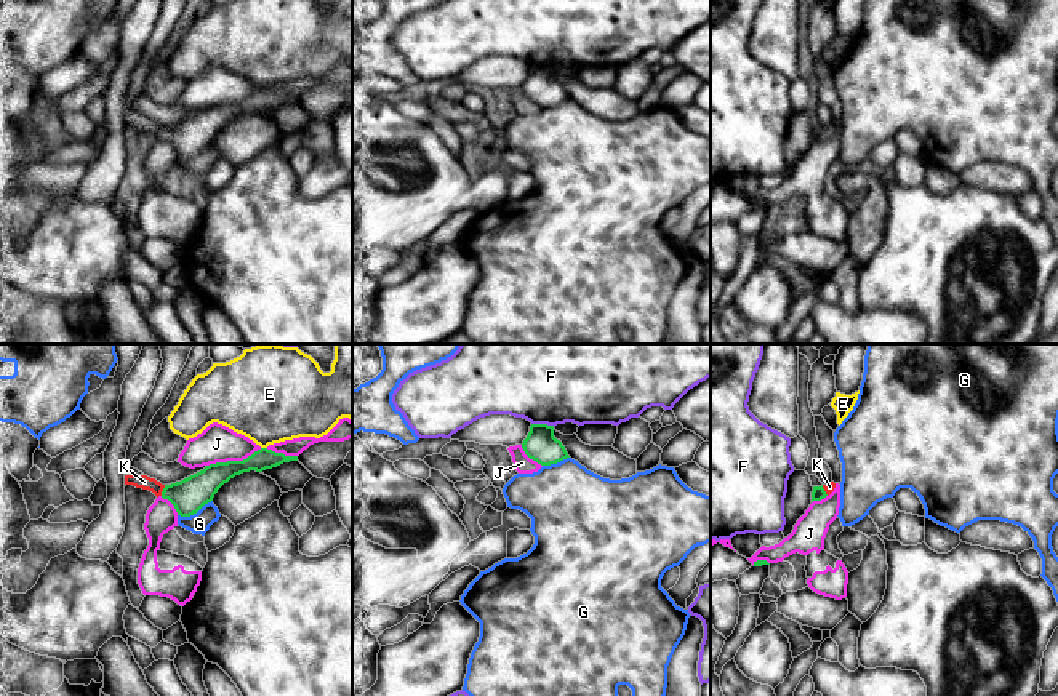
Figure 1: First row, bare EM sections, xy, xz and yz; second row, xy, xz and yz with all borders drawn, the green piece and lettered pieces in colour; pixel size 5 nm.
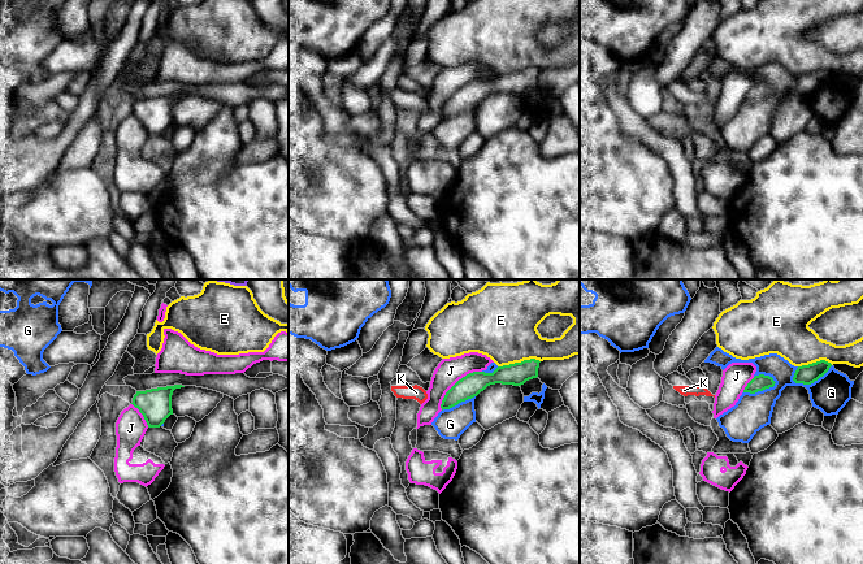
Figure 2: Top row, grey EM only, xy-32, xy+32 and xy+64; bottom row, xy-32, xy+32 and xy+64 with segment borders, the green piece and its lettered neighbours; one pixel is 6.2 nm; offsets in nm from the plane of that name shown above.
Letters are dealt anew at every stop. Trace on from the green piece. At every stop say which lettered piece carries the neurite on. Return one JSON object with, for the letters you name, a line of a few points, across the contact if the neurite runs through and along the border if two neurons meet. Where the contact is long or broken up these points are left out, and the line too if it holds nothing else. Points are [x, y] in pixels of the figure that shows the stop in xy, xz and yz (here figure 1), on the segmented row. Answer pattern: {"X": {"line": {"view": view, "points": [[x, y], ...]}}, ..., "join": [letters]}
{"K": {"line": {"view": "xy", "points": [[188, 496], [164, 490], [144, 482]]}}, "join": ["K"]}

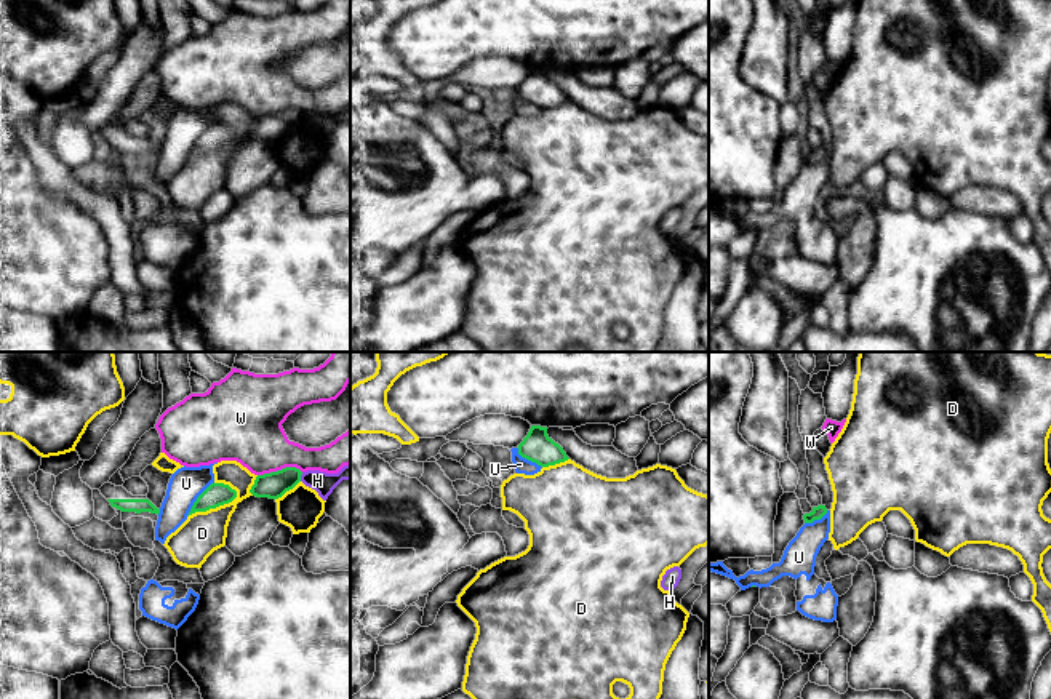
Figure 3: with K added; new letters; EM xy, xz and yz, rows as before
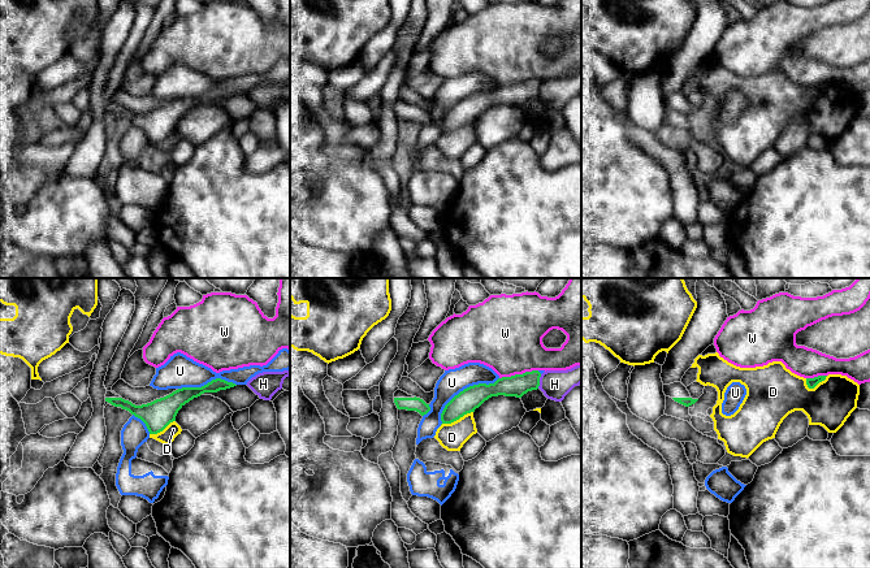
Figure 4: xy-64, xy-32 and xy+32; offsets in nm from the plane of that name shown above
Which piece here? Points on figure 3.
{"join": []}

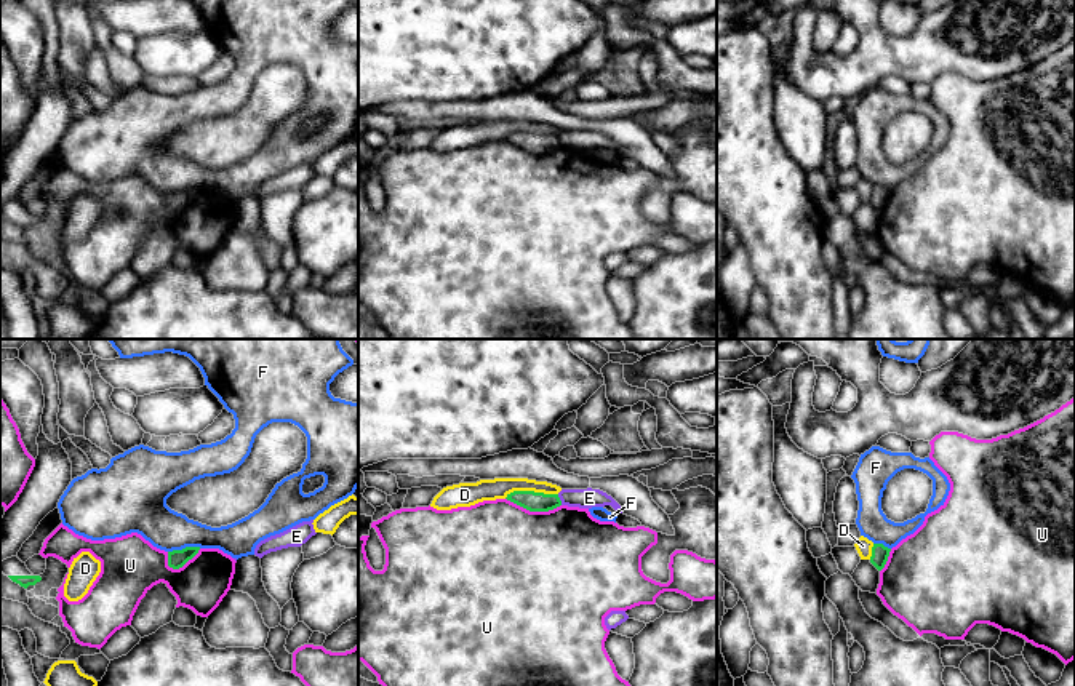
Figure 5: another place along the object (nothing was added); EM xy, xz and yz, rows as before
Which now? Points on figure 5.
{"join": []}

